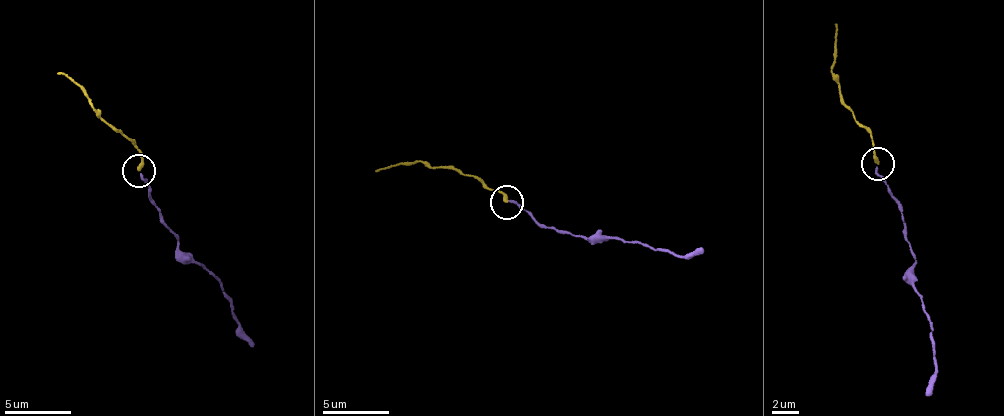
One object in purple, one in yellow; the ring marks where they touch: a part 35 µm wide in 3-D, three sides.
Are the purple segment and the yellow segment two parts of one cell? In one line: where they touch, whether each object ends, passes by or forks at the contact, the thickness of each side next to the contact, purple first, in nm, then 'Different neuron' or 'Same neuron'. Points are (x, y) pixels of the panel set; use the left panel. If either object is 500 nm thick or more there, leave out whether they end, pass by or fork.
Place: (138, 171). At the ring purple ends. At the ring yellow ends. Thickness 160 nm (purple) against 280 nm. Same neuron

